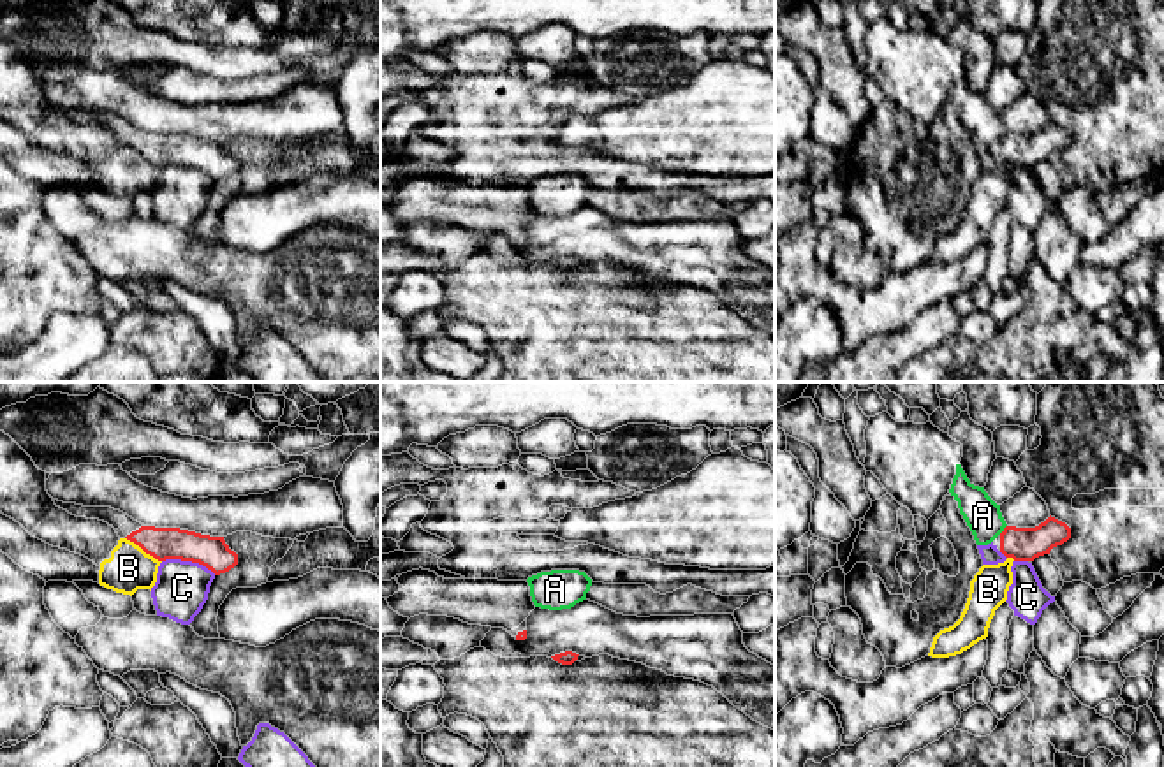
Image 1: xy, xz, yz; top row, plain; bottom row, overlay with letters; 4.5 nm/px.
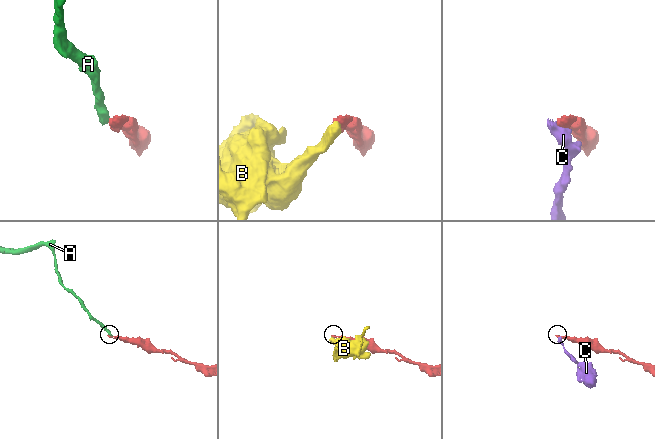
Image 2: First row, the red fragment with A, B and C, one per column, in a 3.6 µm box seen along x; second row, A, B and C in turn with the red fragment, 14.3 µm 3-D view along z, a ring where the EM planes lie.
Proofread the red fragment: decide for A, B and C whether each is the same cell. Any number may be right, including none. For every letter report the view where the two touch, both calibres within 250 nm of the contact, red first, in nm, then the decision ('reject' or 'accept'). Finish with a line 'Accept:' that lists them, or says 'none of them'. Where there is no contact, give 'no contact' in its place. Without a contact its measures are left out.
A: yz | 160/170 nm | reject
B: xy | 150/200 nm | reject
C: xy | 150/240 nm | reject
Accept: none of them

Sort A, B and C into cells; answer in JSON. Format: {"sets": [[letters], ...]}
{"sets": [["A", "C"], ["B"]]}

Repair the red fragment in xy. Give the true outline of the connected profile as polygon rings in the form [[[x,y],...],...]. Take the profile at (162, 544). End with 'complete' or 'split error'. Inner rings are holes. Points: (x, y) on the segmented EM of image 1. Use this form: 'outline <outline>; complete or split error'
outline [[[58,500],[53,501],[76,517],[107,522],[116,530],[120,538],[134,542],[158,561],[192,561],[206,566],[215,575],[225,573],[238,565],[238,554],[229,549],[224,537],[210,537],[180,528],[144,526],[111,507],[83,507]]]; split error

